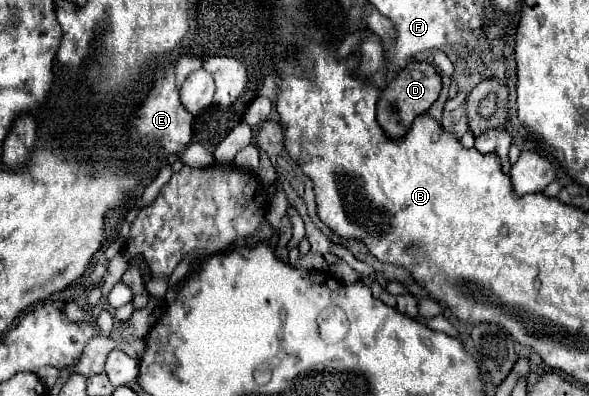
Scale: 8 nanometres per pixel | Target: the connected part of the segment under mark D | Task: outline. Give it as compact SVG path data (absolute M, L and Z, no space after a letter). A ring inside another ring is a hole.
M410 62L410 66L406 66L406 70L400 70L398 76L388 84L388 88L382 92L380 100L378 100L378 124L380 128L390 136L390 138L404 138L412 126L412 122L426 114L430 110L430 106L438 100L442 82L440 76L436 74L434 66L426 64L426 62Z

